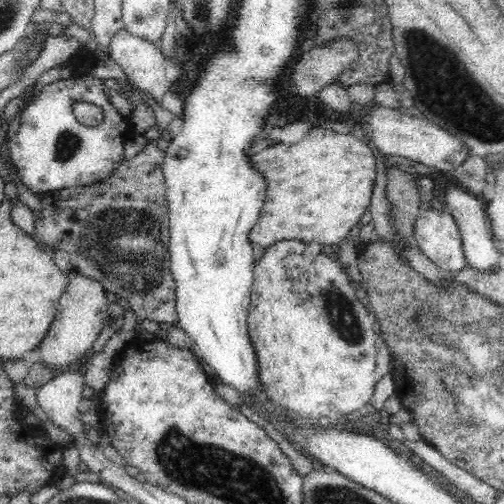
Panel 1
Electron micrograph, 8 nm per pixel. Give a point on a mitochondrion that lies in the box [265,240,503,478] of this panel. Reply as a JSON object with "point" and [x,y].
{"point":[341,312]}

